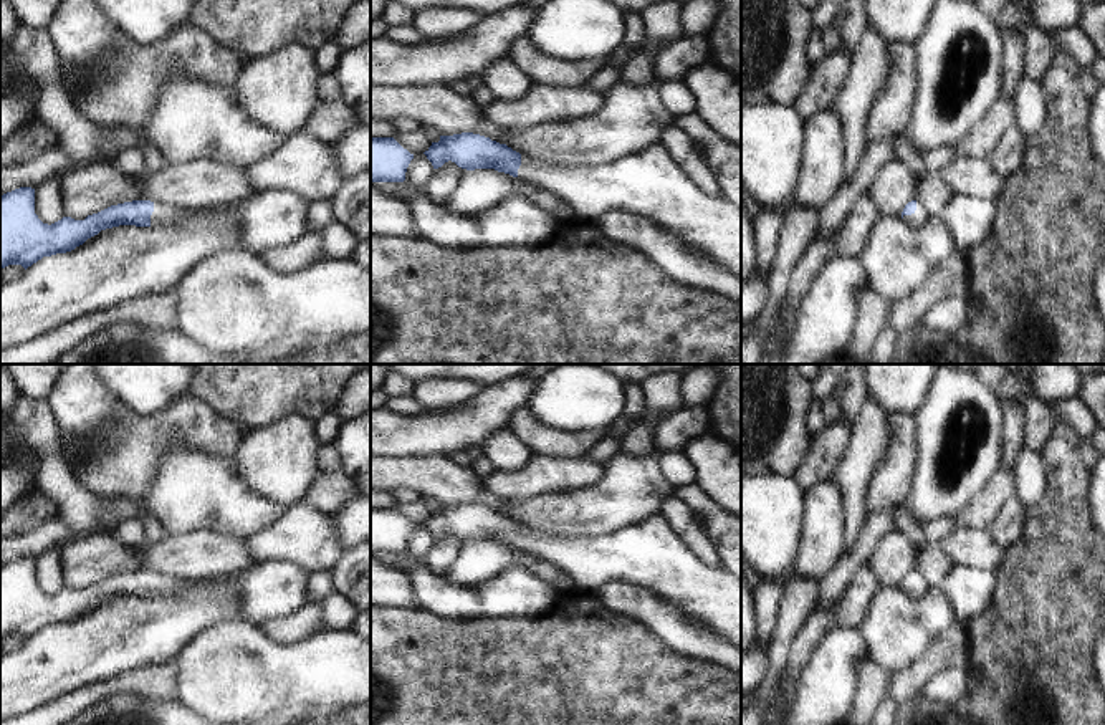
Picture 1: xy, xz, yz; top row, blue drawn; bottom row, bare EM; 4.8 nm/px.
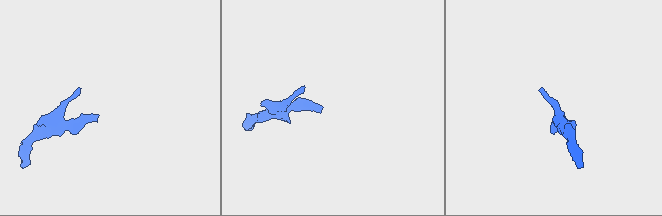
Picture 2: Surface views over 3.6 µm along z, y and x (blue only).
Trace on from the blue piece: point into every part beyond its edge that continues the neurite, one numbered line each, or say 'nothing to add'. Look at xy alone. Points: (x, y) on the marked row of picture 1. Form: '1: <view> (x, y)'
1: xy (162, 216)

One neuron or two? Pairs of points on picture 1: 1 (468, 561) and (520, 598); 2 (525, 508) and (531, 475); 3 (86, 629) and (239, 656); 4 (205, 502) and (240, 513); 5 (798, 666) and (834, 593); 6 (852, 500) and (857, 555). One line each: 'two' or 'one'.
1: two
2: two
3: two
4: one
5: two
6: two

